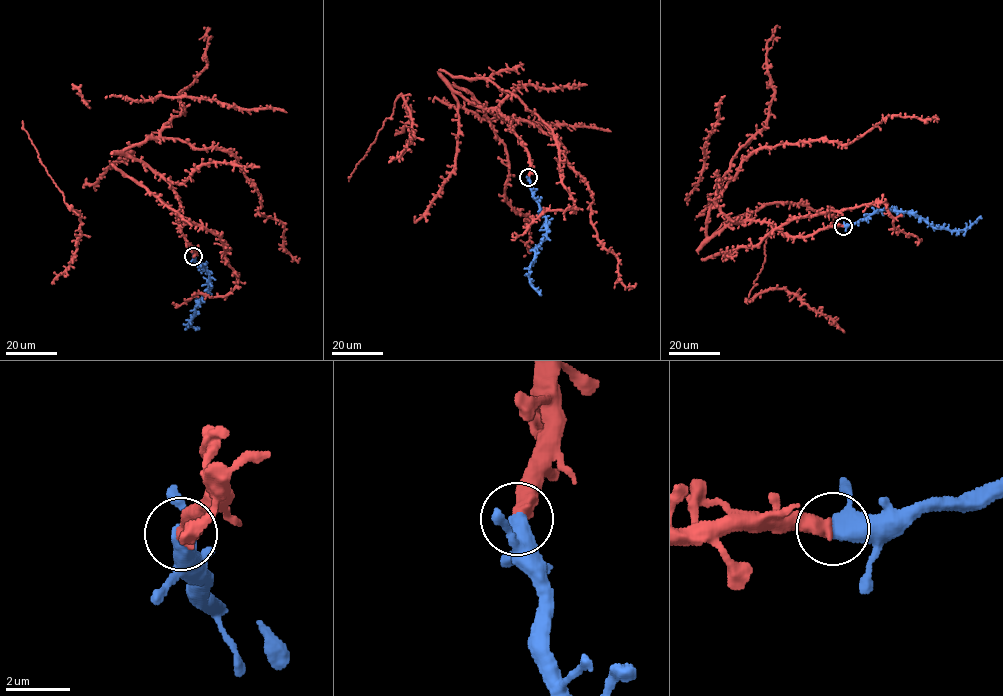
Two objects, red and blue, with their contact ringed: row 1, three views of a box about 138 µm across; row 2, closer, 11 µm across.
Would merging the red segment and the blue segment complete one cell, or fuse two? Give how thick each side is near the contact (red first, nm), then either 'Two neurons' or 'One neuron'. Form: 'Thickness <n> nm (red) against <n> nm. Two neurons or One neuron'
Thickness 550 nm (red) against 420 nm. One neuron

